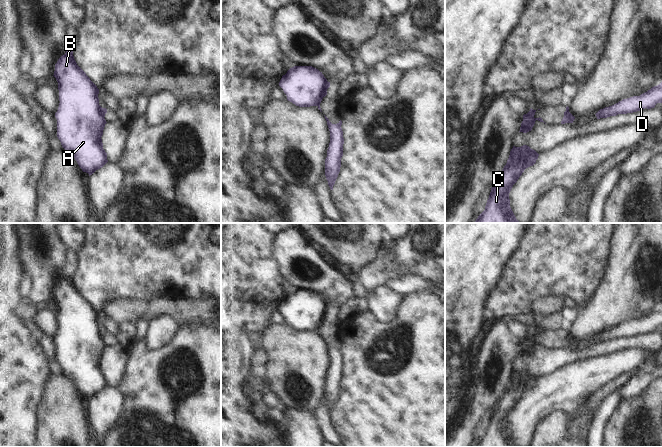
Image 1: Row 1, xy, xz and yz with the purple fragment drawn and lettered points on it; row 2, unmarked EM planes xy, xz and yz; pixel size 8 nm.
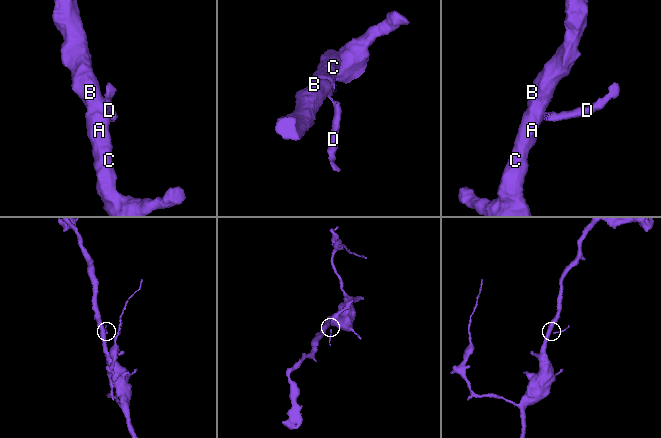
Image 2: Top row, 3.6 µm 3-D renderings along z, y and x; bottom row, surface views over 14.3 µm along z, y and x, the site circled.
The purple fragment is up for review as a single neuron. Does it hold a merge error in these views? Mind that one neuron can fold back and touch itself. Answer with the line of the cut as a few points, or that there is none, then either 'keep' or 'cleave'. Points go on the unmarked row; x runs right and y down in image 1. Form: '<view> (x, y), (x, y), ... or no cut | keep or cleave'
xz (328, 306), (323, 320), (317, 329) | cleave

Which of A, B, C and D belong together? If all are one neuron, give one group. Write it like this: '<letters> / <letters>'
A B C / D

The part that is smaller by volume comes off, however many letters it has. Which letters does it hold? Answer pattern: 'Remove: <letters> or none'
Remove: D

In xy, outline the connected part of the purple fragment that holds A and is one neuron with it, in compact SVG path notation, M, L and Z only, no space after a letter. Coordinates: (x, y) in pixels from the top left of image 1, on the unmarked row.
M70 273L58 283L53 300L58 306L60 325L55 337L57 361L62 371L75 382L82 395L90 400L108 386L101 363L107 346L103 340L103 332L99 329L99 313L77 289Z

